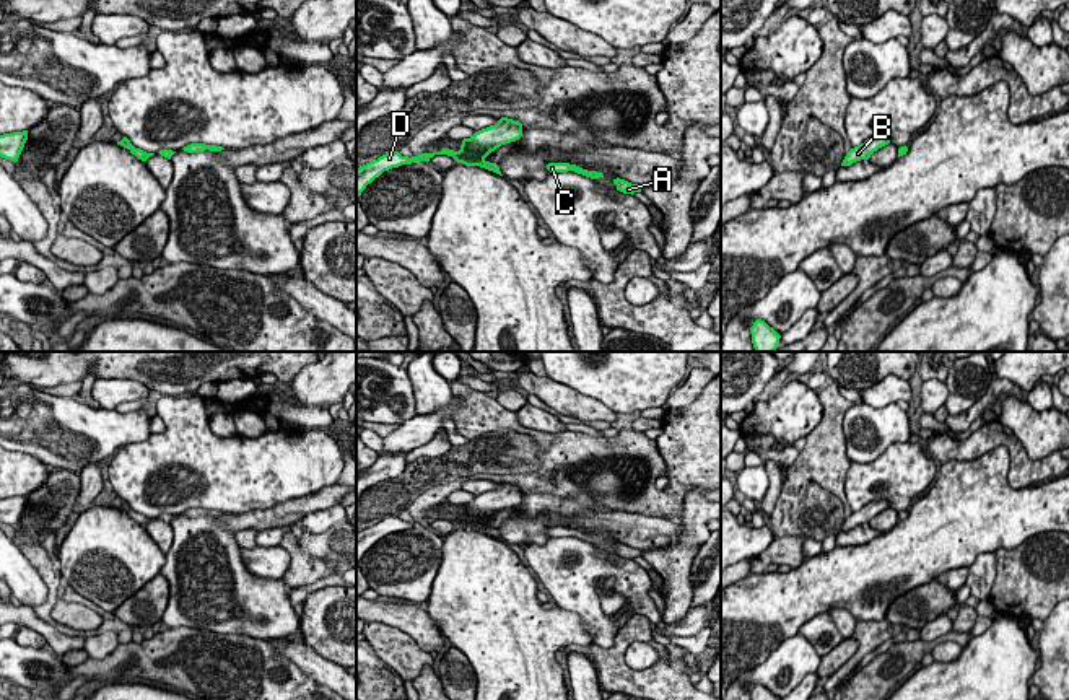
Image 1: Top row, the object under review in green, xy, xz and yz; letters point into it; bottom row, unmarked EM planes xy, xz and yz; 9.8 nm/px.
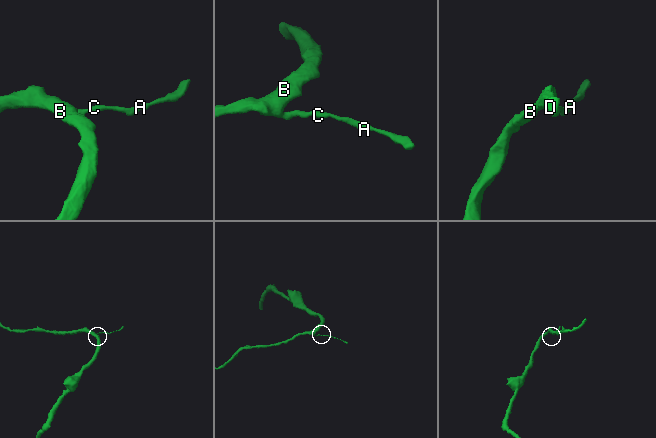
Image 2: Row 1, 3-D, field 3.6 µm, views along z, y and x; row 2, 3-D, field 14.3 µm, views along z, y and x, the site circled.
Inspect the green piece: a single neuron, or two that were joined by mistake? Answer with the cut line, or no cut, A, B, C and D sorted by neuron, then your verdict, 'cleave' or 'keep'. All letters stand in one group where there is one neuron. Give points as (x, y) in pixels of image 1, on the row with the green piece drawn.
cut none; groups A B C D; keep

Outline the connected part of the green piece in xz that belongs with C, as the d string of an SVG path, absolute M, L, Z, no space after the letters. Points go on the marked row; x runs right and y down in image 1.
M548 163L547 164L547 169L550 173L568 173L568 171L574 171L574 173L582 174L582 176L591 177L591 179L604 177L602 173L587 171L587 169L582 169L582 168L579 168L576 164L569 164L569 163Z

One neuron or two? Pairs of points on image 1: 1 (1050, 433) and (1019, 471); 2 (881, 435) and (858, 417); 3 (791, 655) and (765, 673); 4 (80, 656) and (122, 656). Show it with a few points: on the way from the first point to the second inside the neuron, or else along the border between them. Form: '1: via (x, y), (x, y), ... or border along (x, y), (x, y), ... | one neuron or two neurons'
1: border along (1007, 427), (1032, 459), (1042, 459), (1051, 453) | two neurons
2: via (876, 430), (871, 430), (863, 422) | one neuron
3: via (785, 661), (772, 673) | one neuron
4: border along (88, 658), (70, 669) | two neurons

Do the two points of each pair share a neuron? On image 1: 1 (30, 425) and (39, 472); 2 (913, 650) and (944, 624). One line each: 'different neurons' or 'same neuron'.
1: different neurons
2: different neurons

